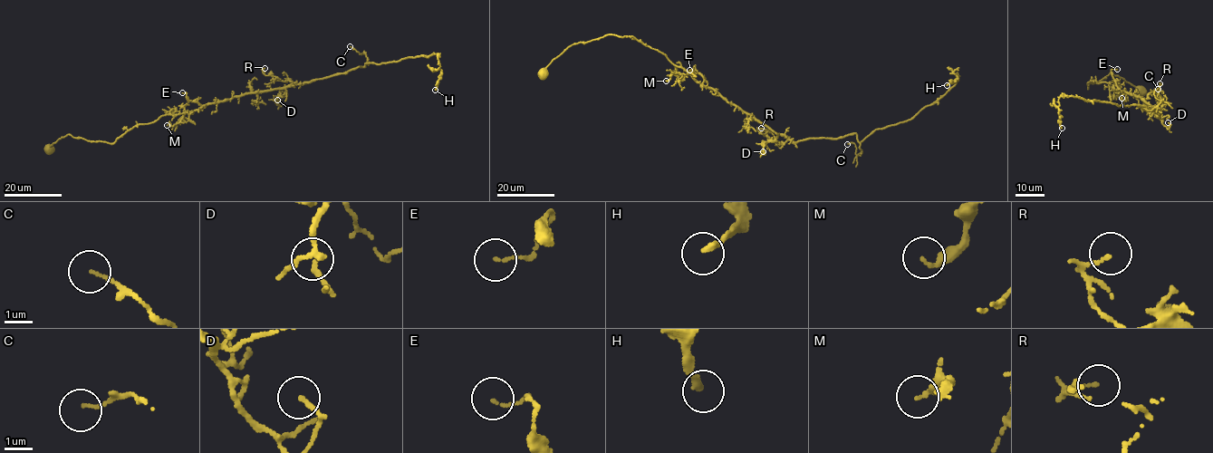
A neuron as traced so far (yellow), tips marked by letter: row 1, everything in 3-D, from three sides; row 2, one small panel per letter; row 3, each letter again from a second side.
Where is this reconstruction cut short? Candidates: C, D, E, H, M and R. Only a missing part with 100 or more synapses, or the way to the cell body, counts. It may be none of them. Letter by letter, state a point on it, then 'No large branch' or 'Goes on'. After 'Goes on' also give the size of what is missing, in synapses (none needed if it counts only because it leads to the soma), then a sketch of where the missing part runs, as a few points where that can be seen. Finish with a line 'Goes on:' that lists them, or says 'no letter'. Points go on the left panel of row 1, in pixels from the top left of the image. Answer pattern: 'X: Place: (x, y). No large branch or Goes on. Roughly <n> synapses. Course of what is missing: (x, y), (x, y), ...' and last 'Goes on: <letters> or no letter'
C: Place: (350, 46). No large branch
D: Place: (277, 100). No large branch
E: Place: (182, 92). No large branch
H: Place: (435, 90). No large branch
M: Place: (167, 125). No large branch
R: Place: (264, 68). No large branch
Goes on: no letter

